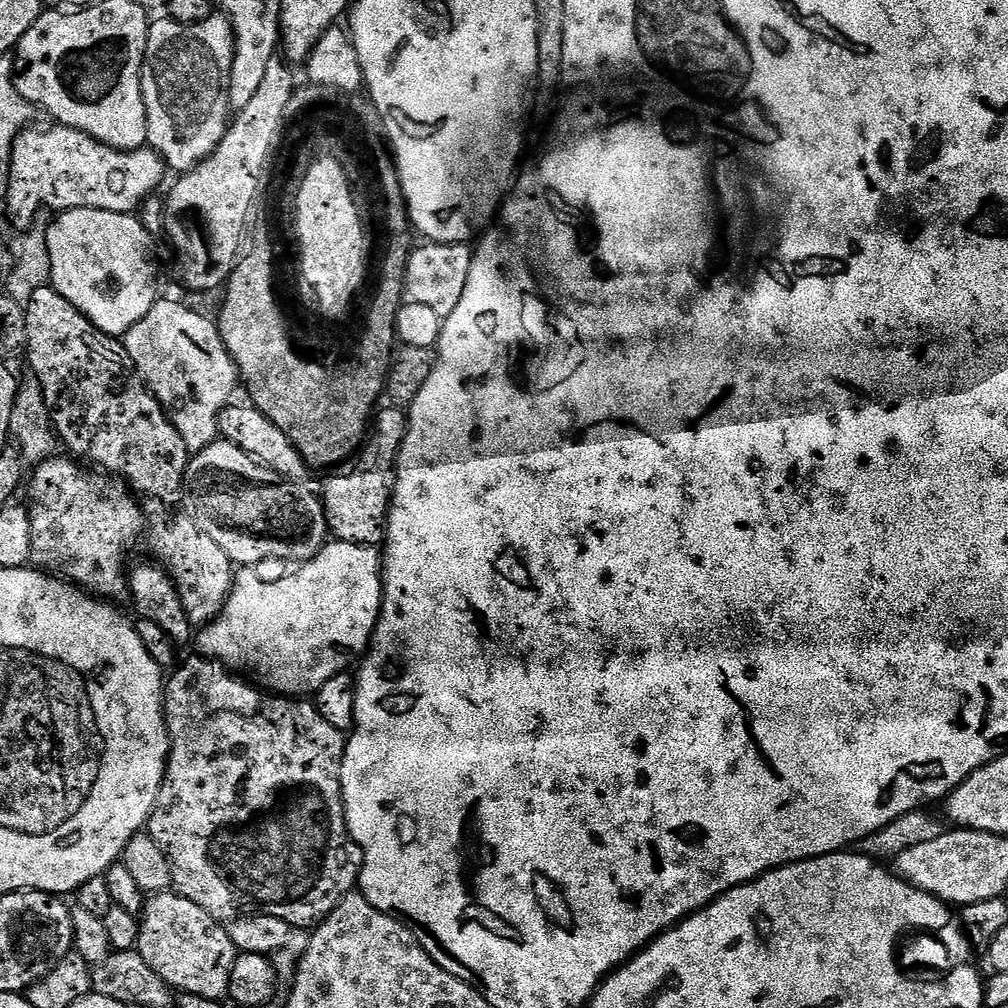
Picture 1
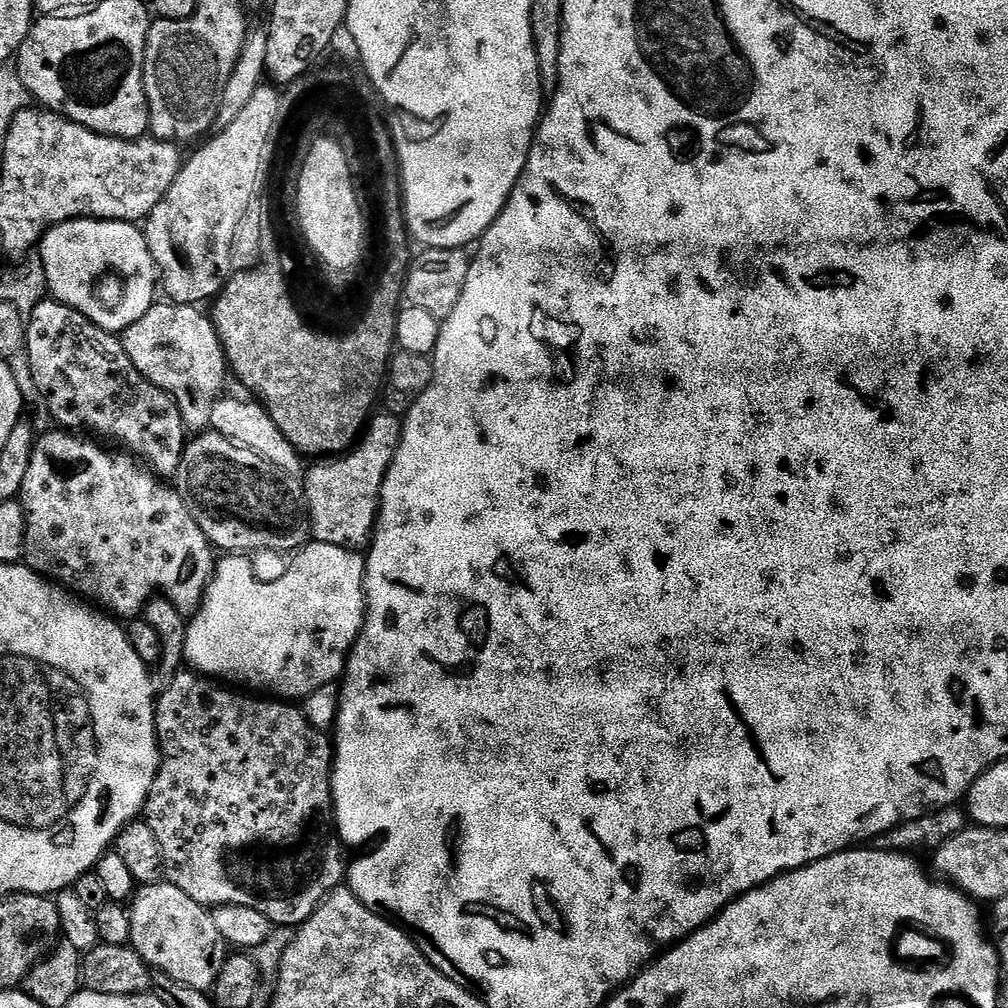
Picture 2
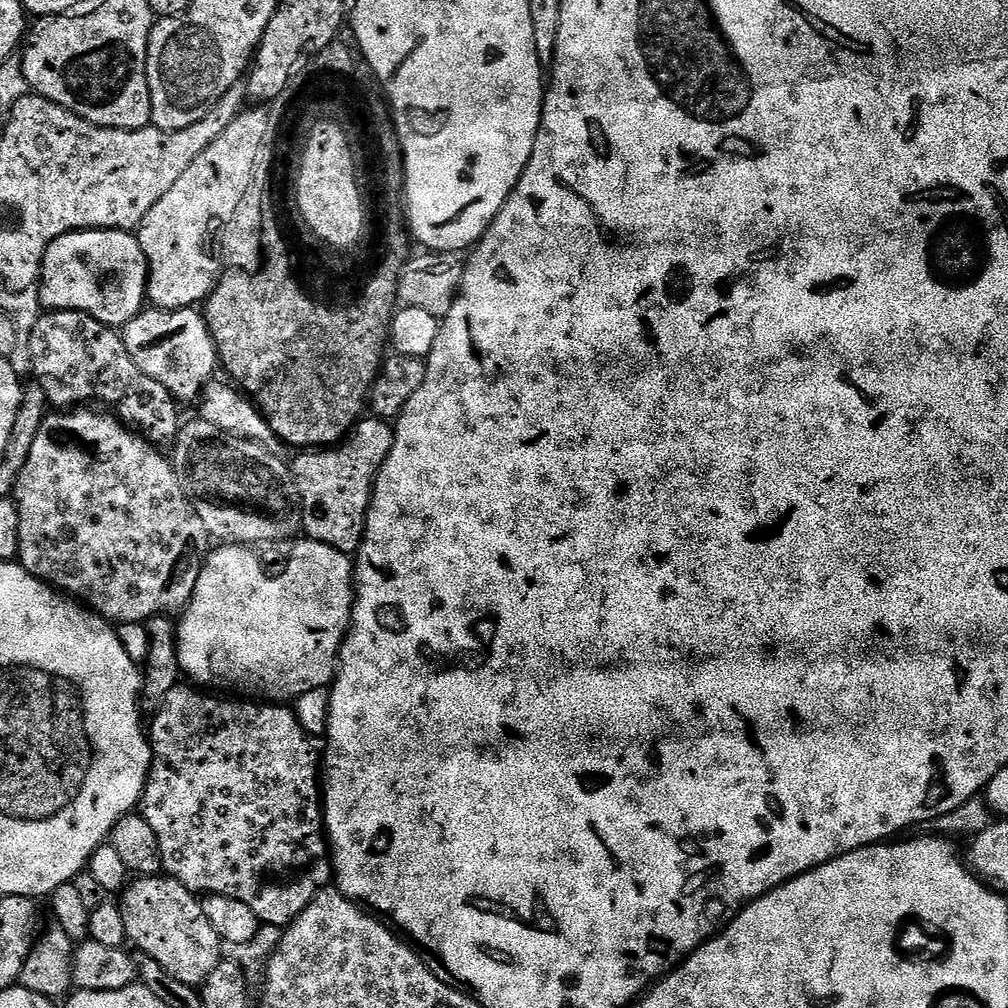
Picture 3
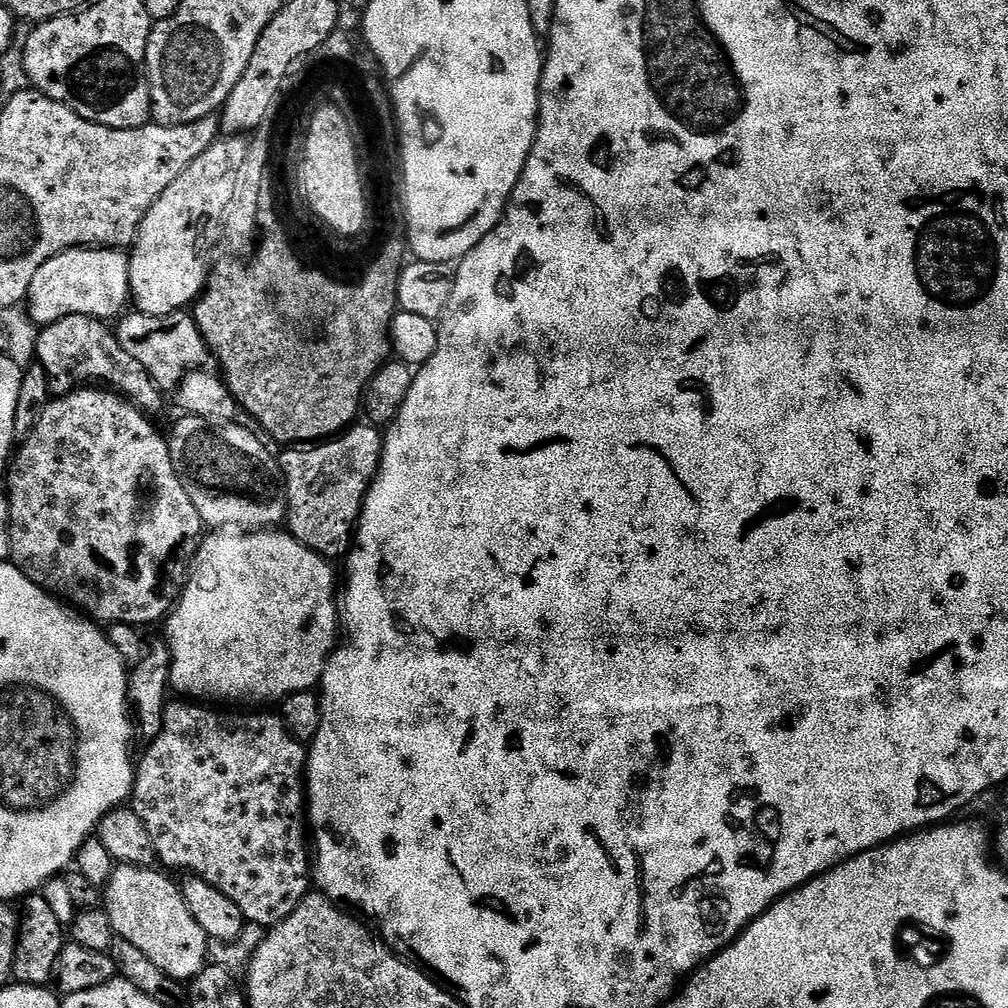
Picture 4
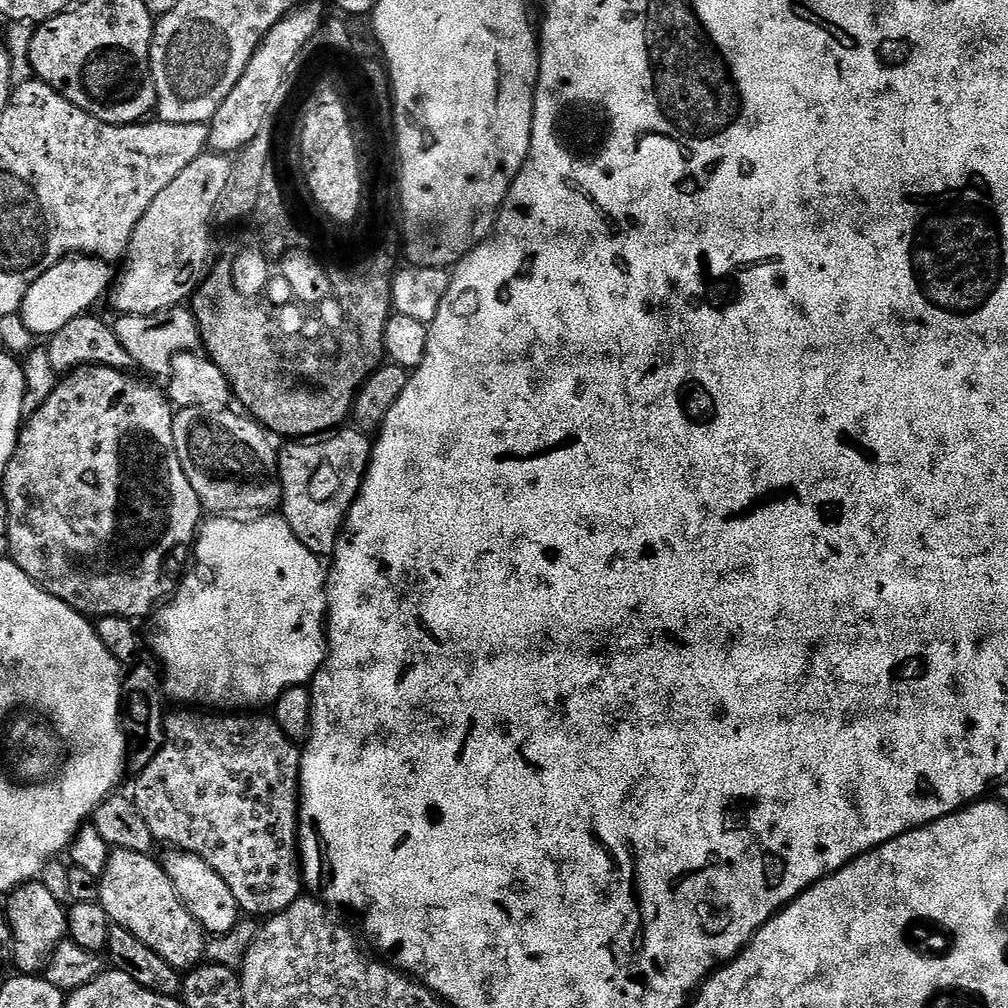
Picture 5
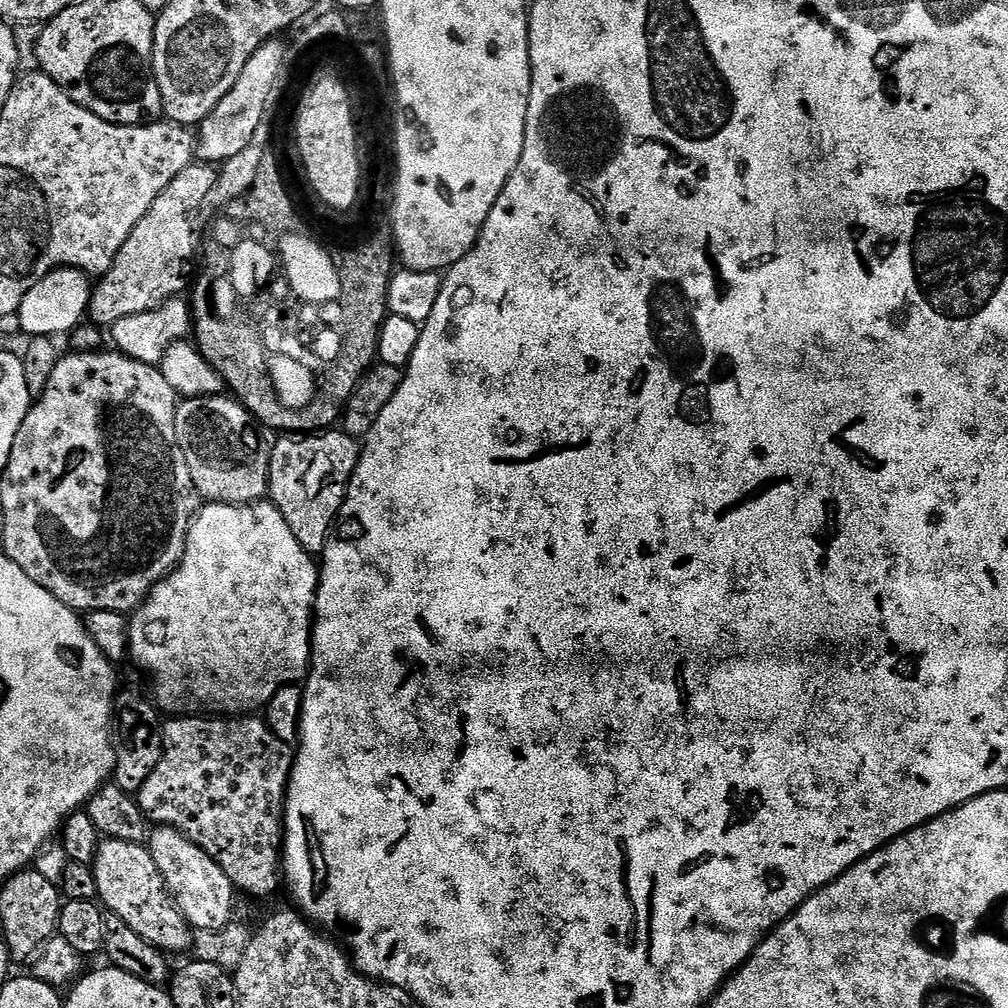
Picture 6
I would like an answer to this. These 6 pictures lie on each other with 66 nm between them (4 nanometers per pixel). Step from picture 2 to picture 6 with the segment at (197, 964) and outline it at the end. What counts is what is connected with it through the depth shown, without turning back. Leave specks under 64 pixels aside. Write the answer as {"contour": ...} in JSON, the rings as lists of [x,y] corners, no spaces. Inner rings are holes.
{"contour":[[[101,839],[96,848],[96,858],[90,867],[94,882],[98,882],[96,894],[99,903],[111,915],[126,922],[126,926],[130,926],[134,934],[138,934],[164,954],[188,952],[193,947],[193,929],[184,915],[176,909],[176,903],[172,901],[171,894],[162,882],[162,874],[158,874],[158,866],[154,866],[154,858],[150,858],[144,844]]]}

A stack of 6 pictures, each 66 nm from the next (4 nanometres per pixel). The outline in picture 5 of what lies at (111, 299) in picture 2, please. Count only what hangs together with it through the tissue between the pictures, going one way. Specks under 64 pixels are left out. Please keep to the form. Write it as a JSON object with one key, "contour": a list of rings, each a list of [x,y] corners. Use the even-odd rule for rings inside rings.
{"contour":[[[74,256],[59,260],[53,268],[47,268],[30,286],[22,302],[18,315],[24,320],[33,337],[51,338],[66,322],[91,313],[100,299],[109,295],[114,283],[114,268],[107,260],[97,260],[94,256]]]}

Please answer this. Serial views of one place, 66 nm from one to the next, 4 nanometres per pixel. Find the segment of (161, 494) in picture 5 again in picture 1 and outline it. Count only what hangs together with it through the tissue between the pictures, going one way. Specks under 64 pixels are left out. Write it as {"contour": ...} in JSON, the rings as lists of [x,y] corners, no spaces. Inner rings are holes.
{"contour":[[[53,458],[35,465],[28,492],[32,495],[32,504],[27,505],[30,518],[30,550],[31,563],[39,571],[50,576],[59,576],[85,592],[105,601],[120,602],[129,595],[128,577],[124,563],[128,560],[128,551],[140,540],[144,532],[144,516],[136,505],[137,497],[133,495],[127,484],[104,474],[91,476],[75,459]],[[181,518],[157,534],[156,556],[160,567],[176,583],[182,606],[192,625],[203,626],[212,623],[220,615],[228,595],[232,593],[234,565],[228,557],[228,552],[222,550],[218,542],[210,542],[210,538],[206,538],[206,534],[202,534],[202,530],[198,530],[192,520]]]}

